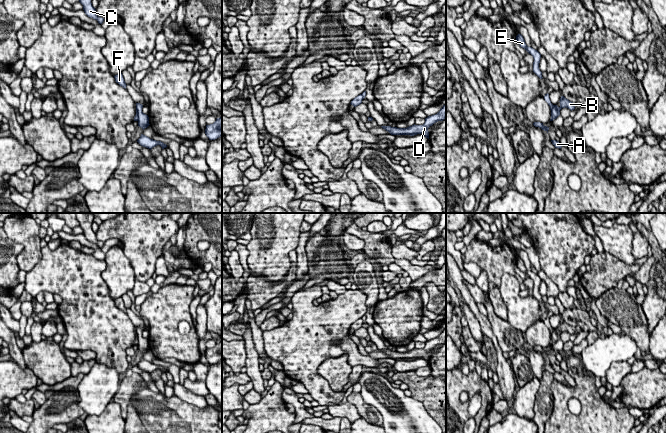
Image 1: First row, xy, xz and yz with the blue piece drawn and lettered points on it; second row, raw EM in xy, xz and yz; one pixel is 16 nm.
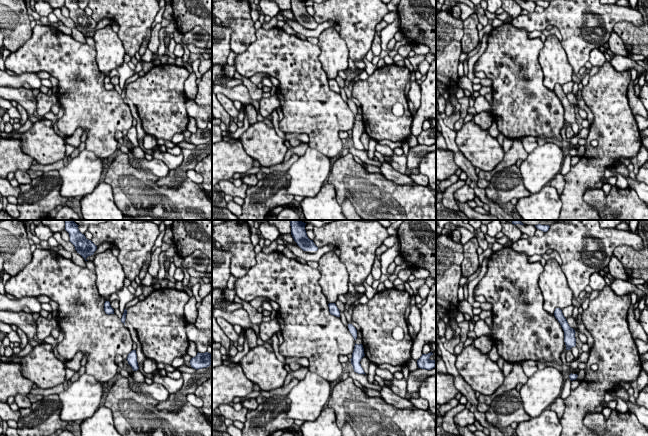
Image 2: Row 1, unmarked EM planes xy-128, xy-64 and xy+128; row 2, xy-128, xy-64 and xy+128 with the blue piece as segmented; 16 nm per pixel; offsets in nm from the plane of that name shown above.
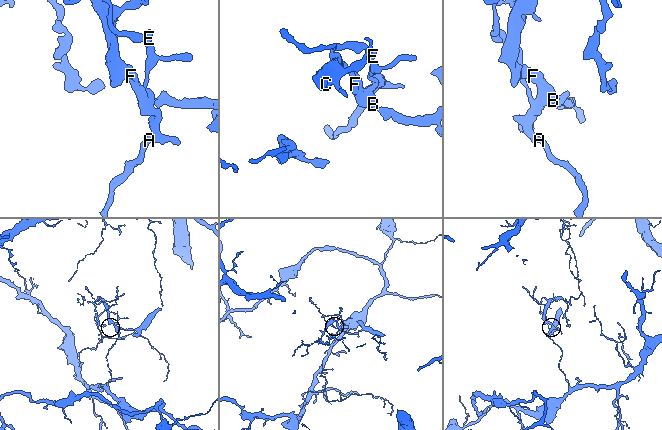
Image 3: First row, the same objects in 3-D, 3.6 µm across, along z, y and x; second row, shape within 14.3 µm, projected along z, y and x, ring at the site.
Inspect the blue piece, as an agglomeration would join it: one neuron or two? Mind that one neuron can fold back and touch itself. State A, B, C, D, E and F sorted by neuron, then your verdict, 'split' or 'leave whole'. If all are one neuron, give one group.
A E / B C D F; split

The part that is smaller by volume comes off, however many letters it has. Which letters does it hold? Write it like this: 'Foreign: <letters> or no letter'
Foreign: B, C, D, F

